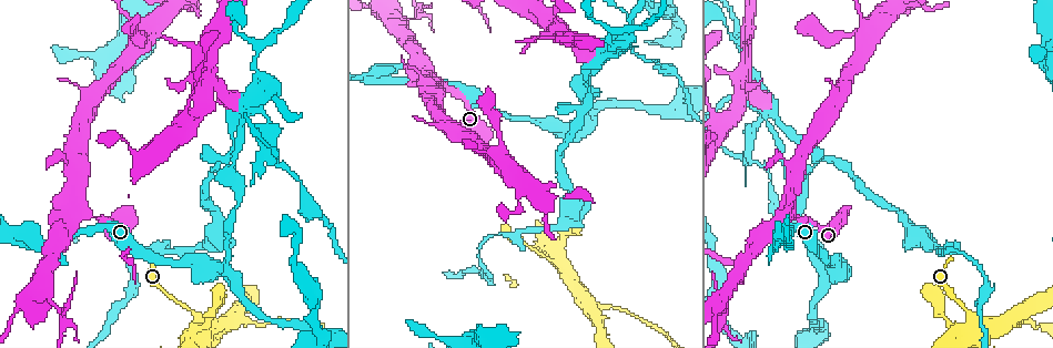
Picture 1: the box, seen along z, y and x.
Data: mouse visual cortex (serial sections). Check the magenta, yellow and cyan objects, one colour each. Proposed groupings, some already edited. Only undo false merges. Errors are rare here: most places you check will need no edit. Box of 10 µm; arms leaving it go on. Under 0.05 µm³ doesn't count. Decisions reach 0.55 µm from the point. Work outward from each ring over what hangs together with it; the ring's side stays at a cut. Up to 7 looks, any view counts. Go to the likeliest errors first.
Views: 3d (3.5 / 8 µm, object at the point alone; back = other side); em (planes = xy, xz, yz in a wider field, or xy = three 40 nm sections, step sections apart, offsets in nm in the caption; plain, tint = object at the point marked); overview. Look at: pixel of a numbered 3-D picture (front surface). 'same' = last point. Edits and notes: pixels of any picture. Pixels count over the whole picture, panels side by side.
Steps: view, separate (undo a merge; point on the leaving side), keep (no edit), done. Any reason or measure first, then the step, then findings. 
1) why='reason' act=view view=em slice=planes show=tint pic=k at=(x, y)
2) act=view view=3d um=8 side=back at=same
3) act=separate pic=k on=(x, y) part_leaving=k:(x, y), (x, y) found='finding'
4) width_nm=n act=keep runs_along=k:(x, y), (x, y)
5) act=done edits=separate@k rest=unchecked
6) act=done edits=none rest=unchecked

why='a fork' act=view view=3d um=3.5 pic=1 at=(221, 269)

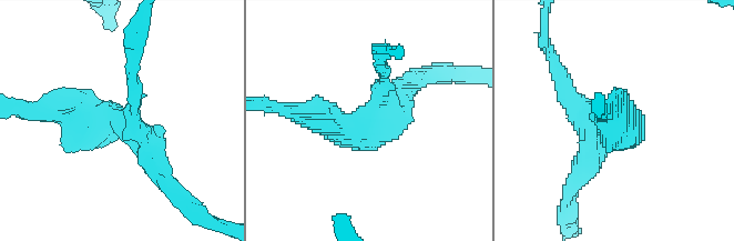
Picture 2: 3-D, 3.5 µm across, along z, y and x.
arms=3 arm_widths_nm=200,250,300 act=view view=em slice=xy step=1 show=tint pic=2 at=(365, 120)

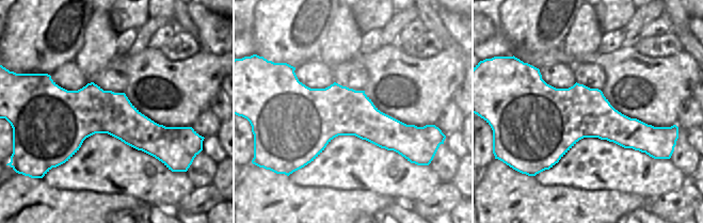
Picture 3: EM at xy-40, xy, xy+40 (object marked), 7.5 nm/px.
act=keep runs_along=2:(299, 114), (354, 129), (381, 67) found='all the same cell'

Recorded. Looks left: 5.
act=view view=3d um=8 pic=1 at=(583, 110)

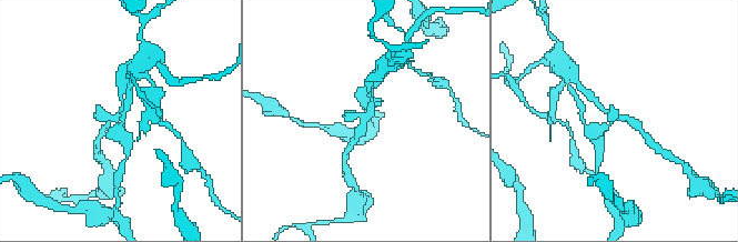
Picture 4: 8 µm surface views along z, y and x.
act=view view=3d um=3.5 at=same

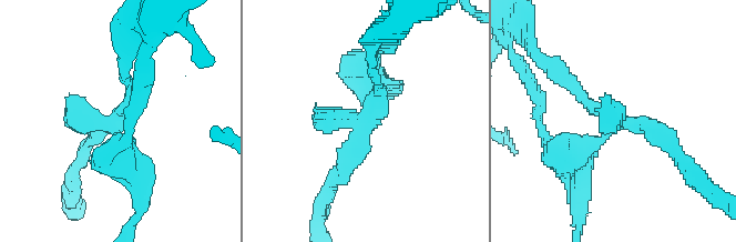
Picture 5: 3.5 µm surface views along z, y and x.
act=view view=em slice=xy step=5 show=tint pic=5 at=(367, 122)

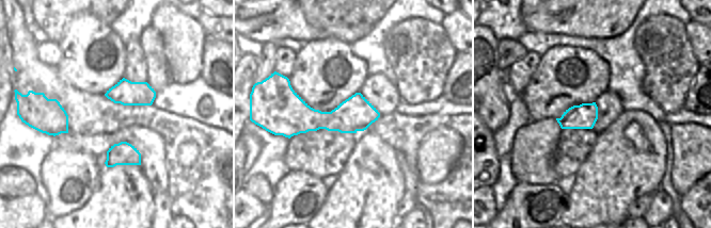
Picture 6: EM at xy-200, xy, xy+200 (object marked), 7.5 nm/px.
width_nm=260 act=separate pic=5 on=(345, 165) part_leaving=5:(147, 53), (147, 43), (154, 27) found='a second cell is stuck on'

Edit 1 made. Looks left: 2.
why='sudden change in width' act=view view=3d um=3.5 pic=1 at=(728, 307)

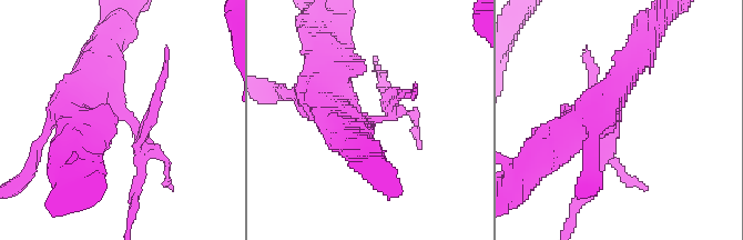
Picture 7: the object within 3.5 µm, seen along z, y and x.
act=separate pic=7 on=(620, 171) part_leaving=7:(143, 131), (140, 183), (132, 200) found='a second cell is stuck on'

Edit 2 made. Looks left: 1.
act=done edits=separate@5,separate@7 rest=unchecked

